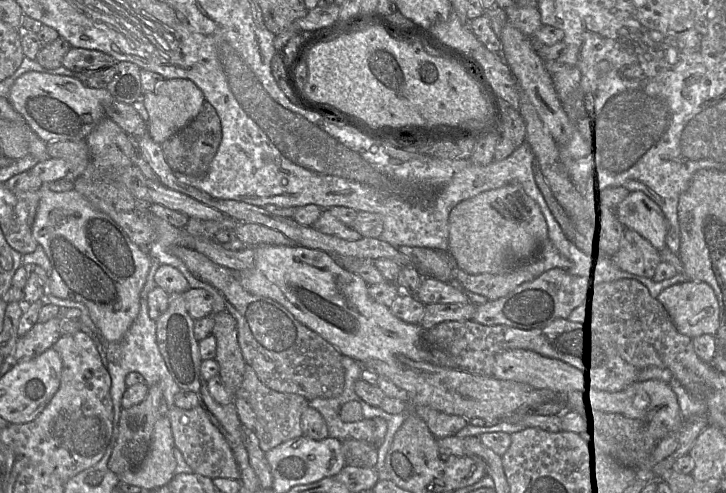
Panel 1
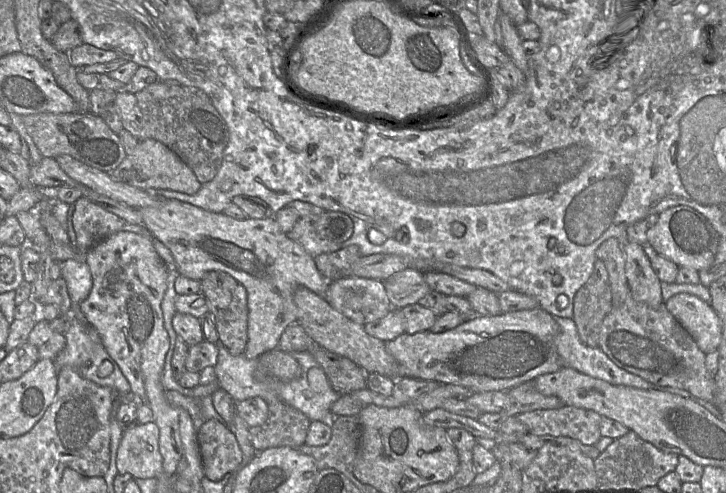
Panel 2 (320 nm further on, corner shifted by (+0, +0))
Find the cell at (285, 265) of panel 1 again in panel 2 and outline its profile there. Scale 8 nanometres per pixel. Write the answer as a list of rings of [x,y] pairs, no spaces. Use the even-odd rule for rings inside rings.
[[[160,199],[159,204],[139,210],[142,225],[170,250],[175,267],[181,275],[200,281],[207,272],[217,270],[231,275],[245,287],[248,305],[248,341],[244,355],[249,359],[258,359],[265,352],[278,348],[284,329],[289,324],[297,322],[298,309],[293,295],[298,287],[306,287],[315,294],[325,297],[330,281],[319,272],[314,258],[299,243],[281,231],[274,216],[237,220],[222,212],[206,211],[177,199]]]

